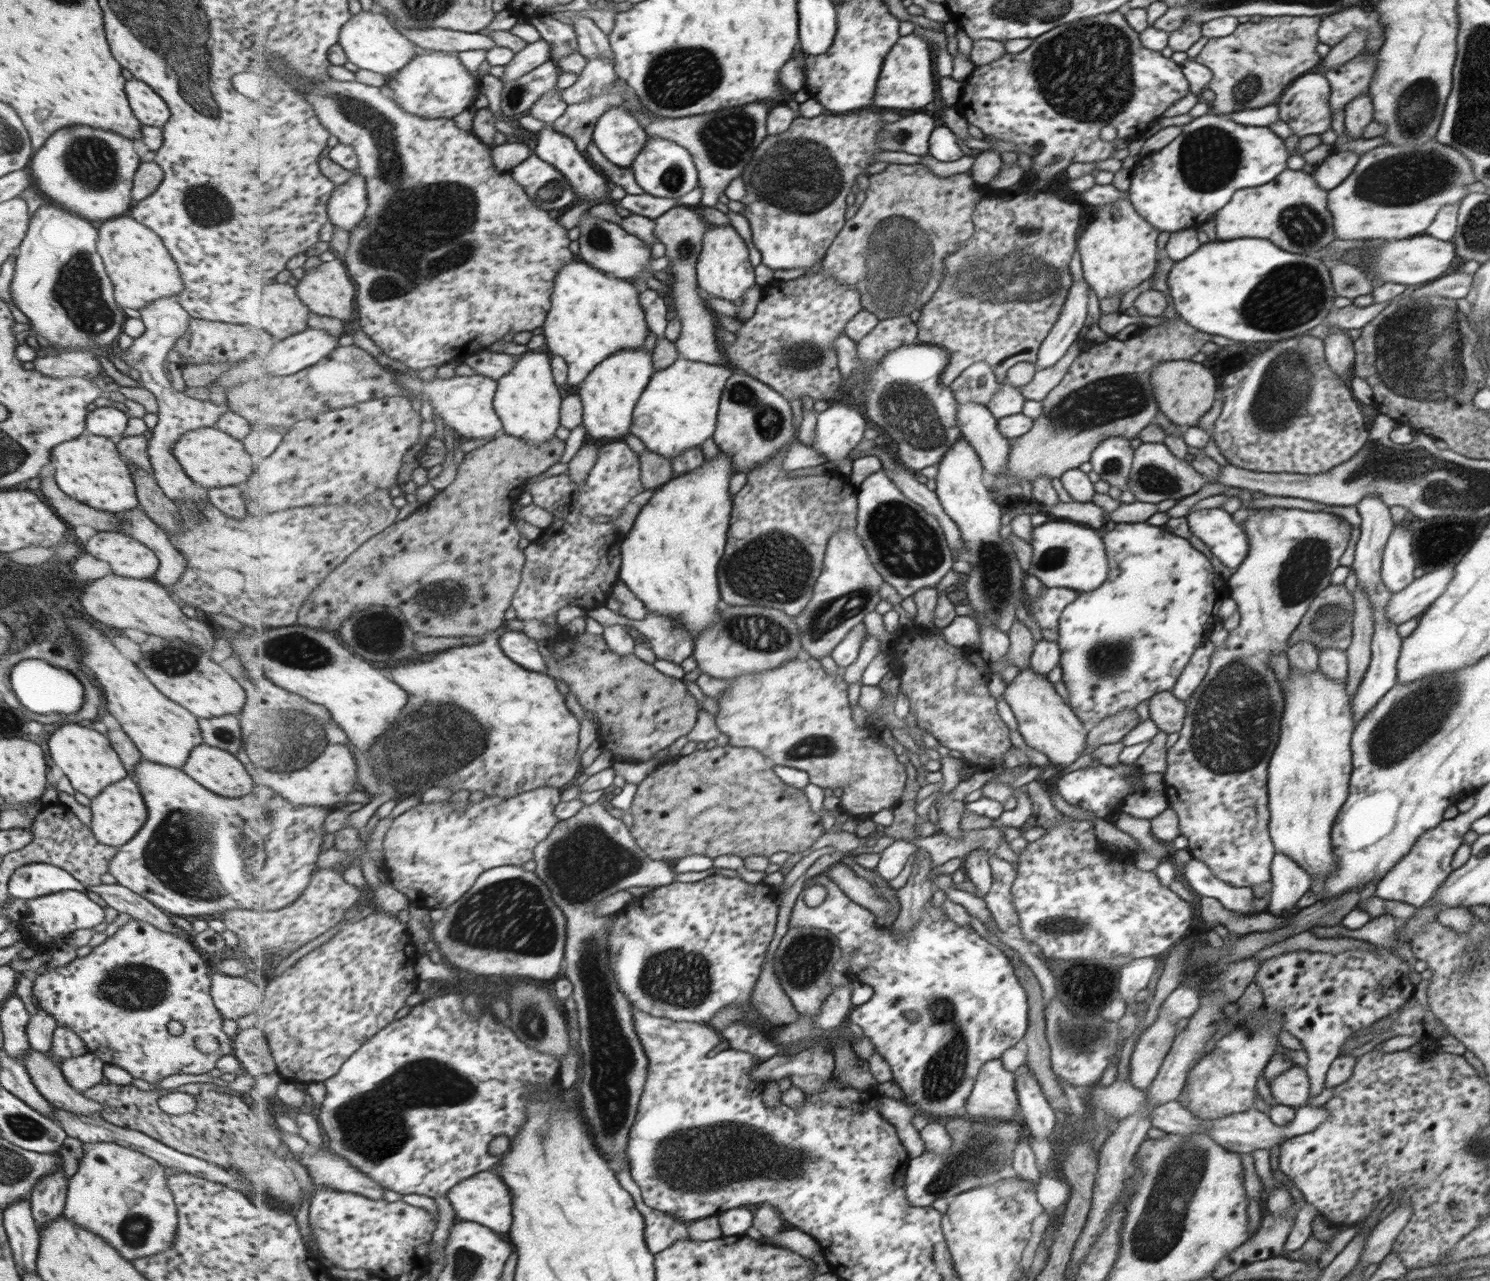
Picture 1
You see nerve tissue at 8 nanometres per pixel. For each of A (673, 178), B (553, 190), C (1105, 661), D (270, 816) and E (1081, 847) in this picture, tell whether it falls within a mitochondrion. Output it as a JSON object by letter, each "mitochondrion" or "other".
{"A":"mitochondrion","B":"mitochondrion","C":"mitochondrion","D":"mitochondrion","E":"other"}

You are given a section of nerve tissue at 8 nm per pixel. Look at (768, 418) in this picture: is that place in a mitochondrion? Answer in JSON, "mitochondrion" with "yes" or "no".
{"mitochondrion":"yes"}

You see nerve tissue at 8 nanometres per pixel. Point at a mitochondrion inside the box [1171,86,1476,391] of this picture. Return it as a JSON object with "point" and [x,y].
{"point":[1290,295]}

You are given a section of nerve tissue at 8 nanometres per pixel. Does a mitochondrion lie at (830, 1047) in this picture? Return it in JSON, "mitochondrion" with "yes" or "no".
{"mitochondrion":"no"}

